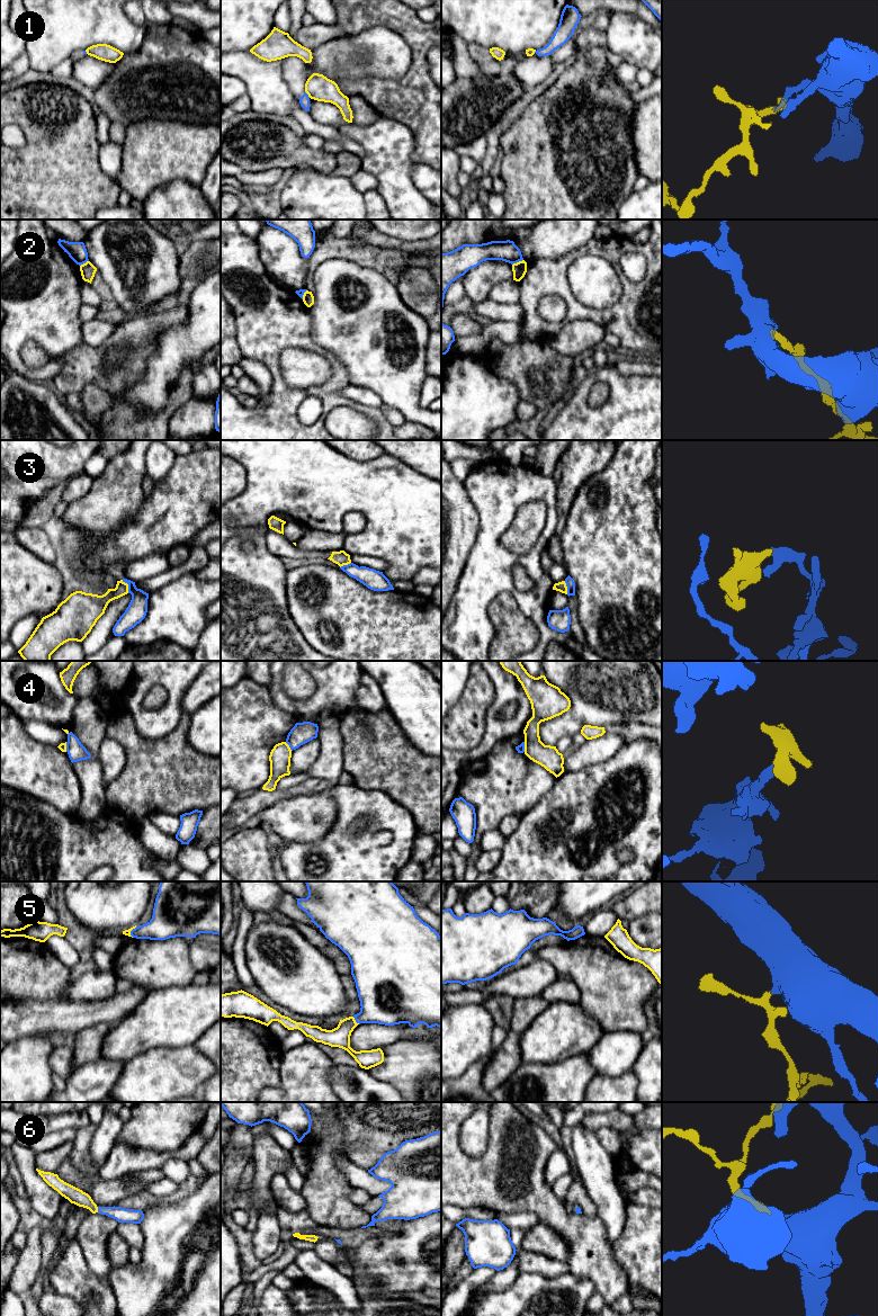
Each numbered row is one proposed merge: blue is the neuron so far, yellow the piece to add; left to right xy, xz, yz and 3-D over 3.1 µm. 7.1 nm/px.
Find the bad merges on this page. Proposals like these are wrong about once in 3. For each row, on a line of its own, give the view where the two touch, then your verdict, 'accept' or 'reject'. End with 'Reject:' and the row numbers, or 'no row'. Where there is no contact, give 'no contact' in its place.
1: contact in xz; reject
2: contact in yz; reject
3: contact in xy; reject
4: contact in xz; reject
5: contact in xz; accept
6: contact in xy; accept
Reject: 1, 2, 3, 4

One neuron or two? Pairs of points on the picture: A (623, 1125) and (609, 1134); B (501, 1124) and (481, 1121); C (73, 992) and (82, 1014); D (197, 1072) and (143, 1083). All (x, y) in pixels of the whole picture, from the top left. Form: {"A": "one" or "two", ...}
{"A": "two", "B": "two", "C": "two", "D": "one"}

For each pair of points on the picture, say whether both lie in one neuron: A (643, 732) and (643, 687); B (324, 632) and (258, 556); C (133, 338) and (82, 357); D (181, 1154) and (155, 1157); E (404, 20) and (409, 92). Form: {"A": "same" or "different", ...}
{"A": "different", "B": "different", "C": "same", "D": "same", "E": "same"}

